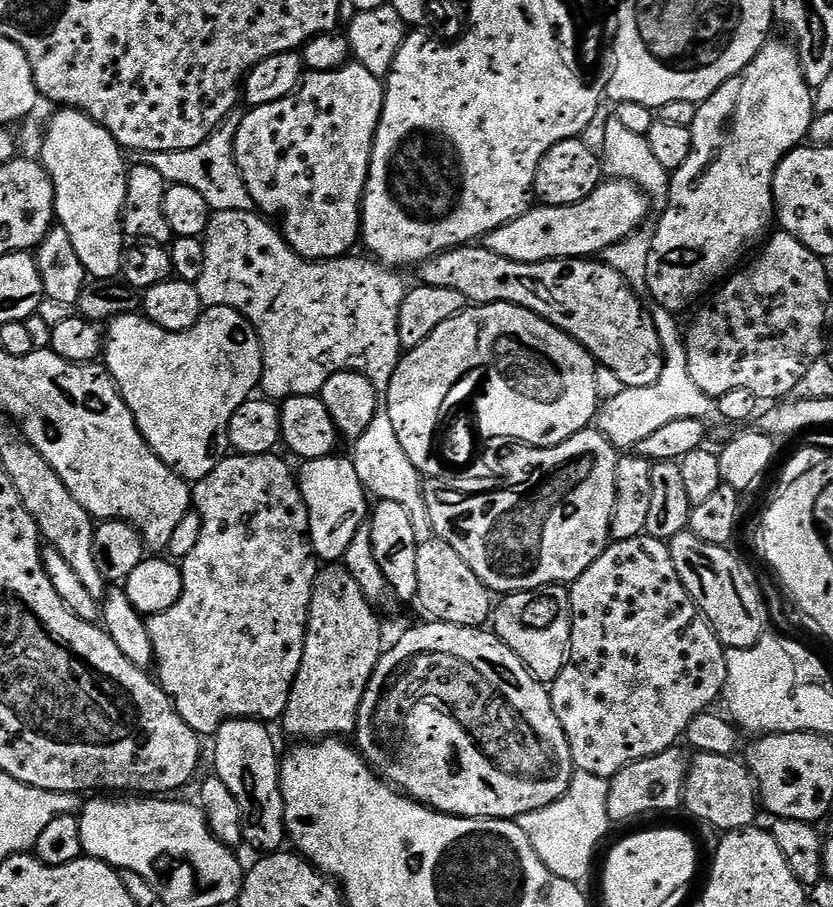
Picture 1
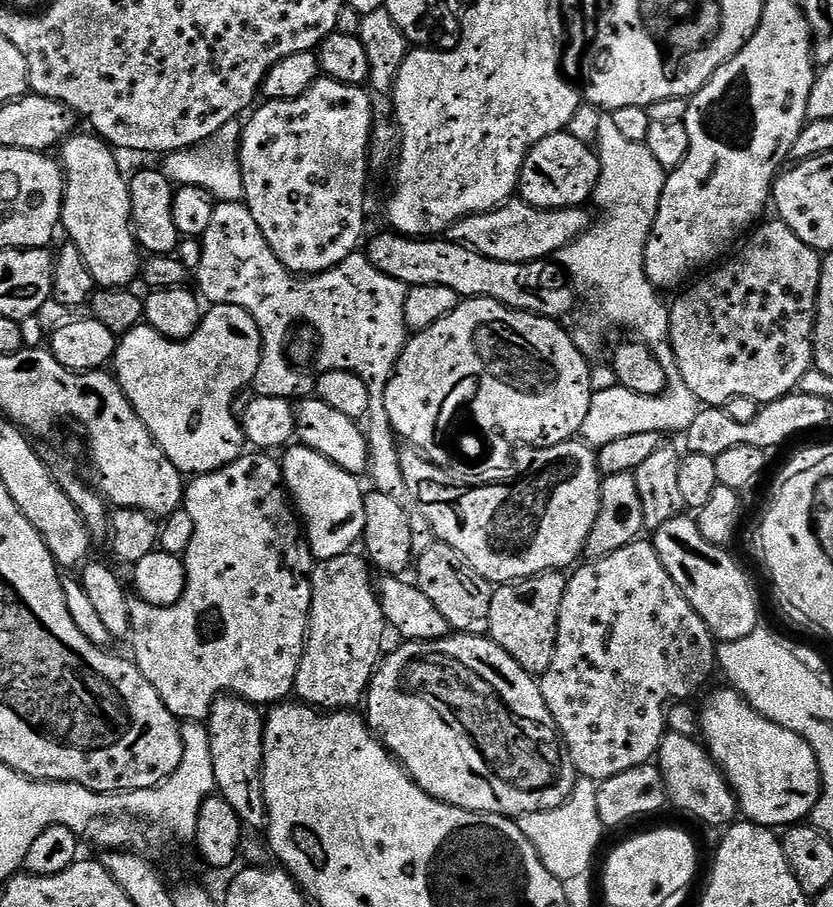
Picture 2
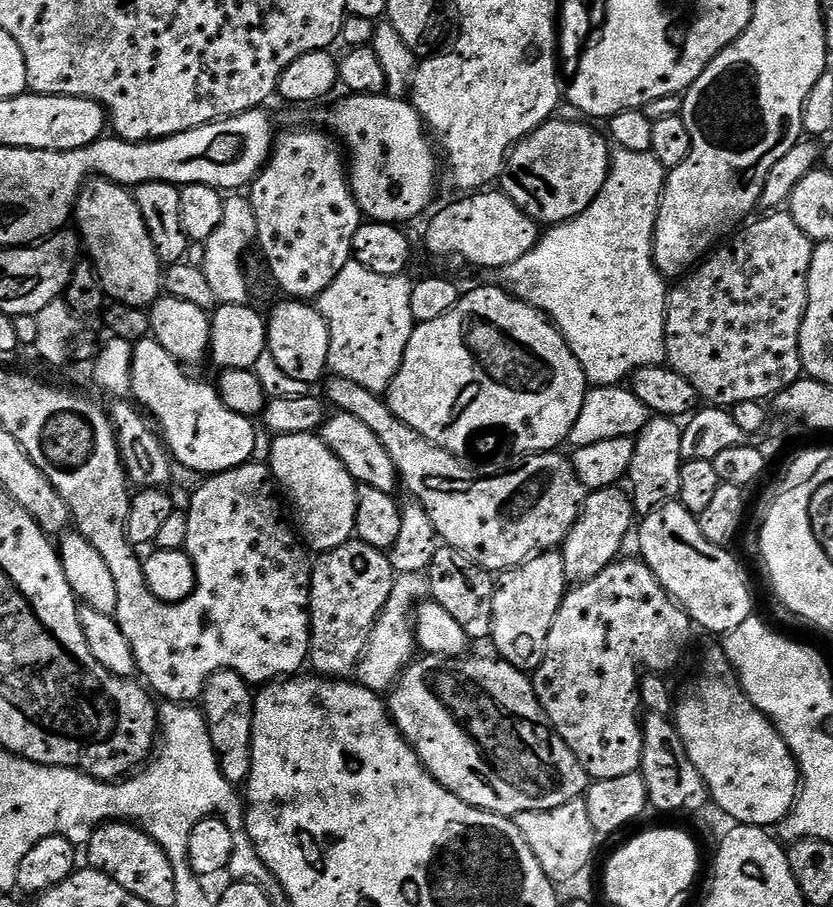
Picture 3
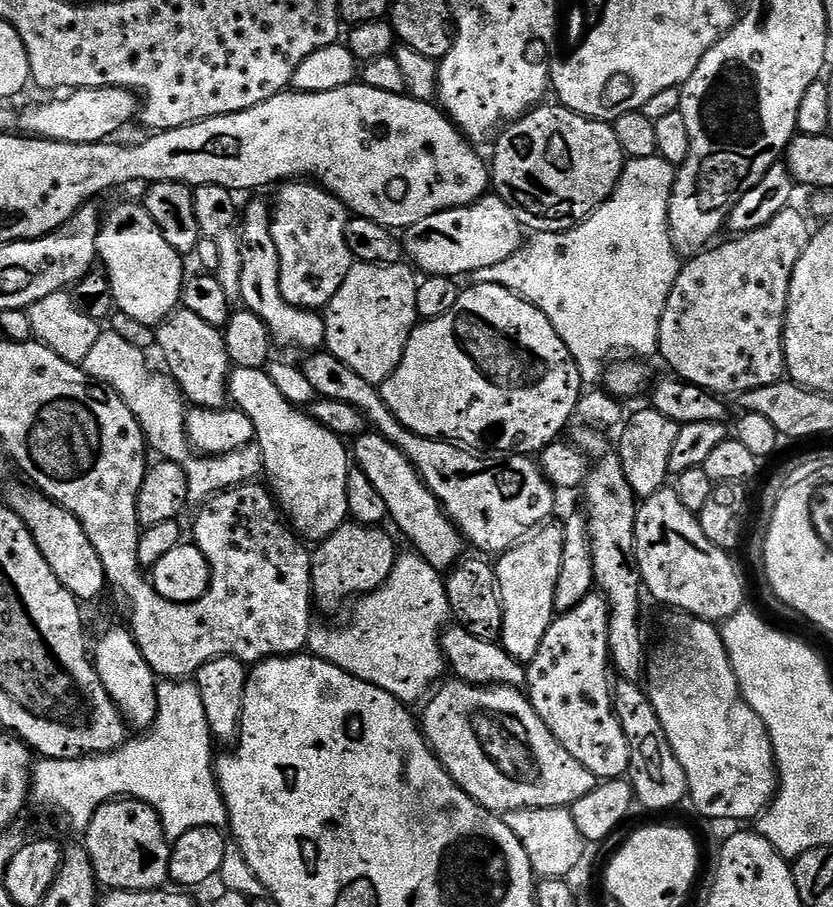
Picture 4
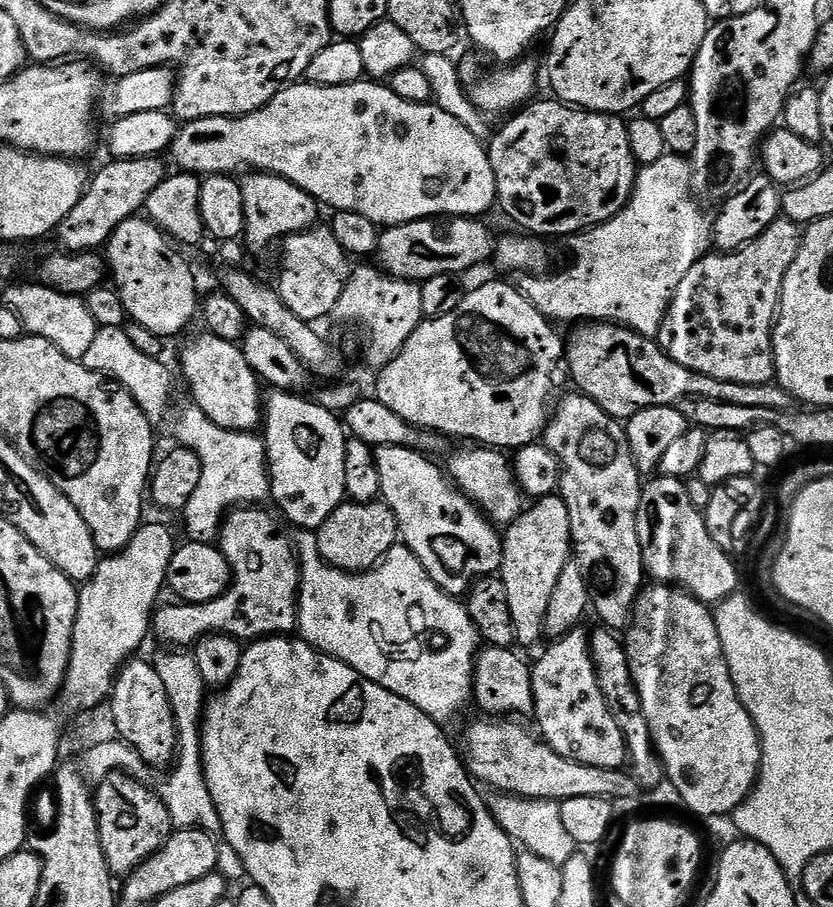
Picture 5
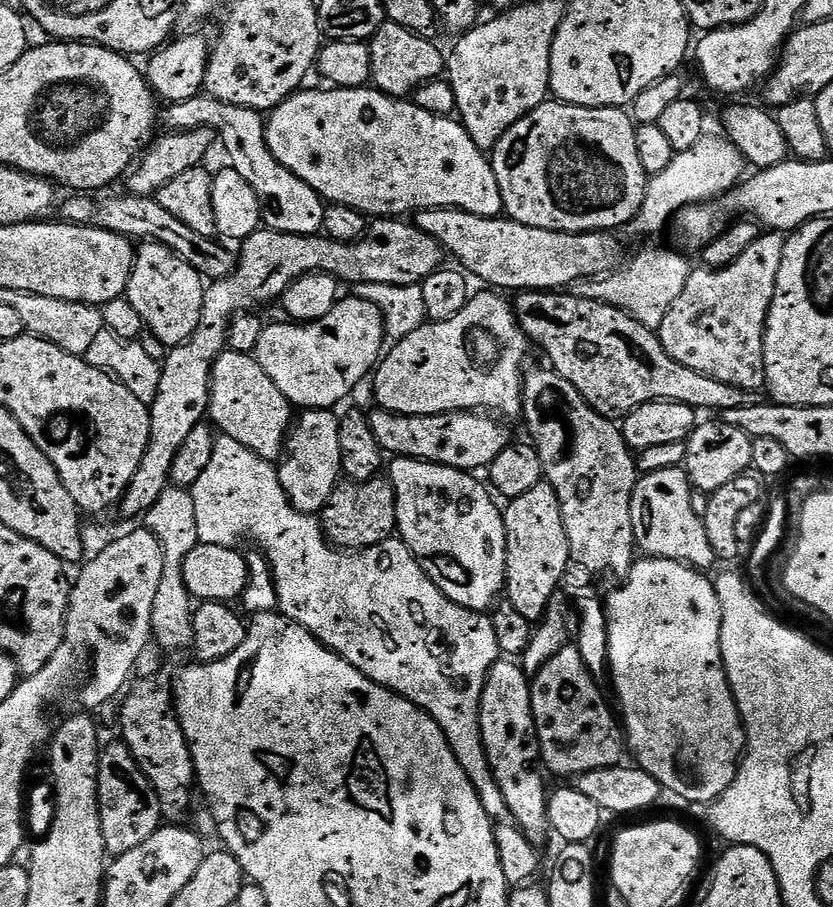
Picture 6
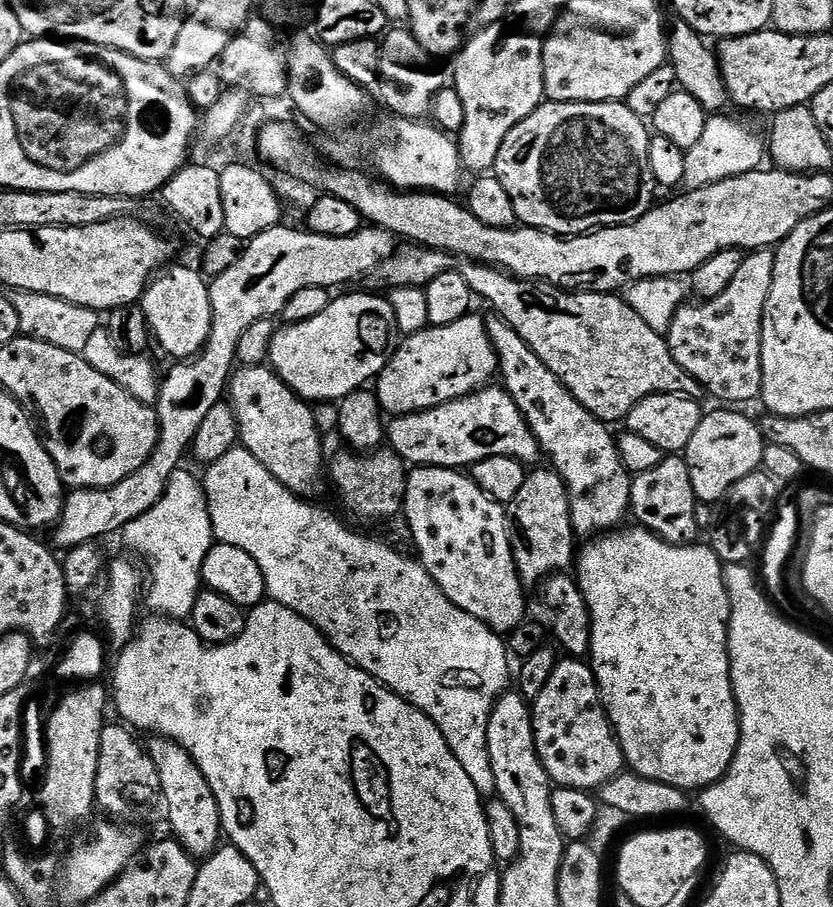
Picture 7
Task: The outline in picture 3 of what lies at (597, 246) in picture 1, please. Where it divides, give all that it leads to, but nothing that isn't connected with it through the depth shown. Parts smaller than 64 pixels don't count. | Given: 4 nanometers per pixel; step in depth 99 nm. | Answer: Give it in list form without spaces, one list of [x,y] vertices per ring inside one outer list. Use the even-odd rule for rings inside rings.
[[[481,190],[475,194],[465,195],[464,200],[456,200],[449,208],[444,208],[428,224],[424,232],[424,244],[436,256],[461,256],[468,264],[476,268],[493,268],[499,270],[518,262],[522,254],[530,254],[542,235],[541,225],[529,216],[504,195],[500,190]]]

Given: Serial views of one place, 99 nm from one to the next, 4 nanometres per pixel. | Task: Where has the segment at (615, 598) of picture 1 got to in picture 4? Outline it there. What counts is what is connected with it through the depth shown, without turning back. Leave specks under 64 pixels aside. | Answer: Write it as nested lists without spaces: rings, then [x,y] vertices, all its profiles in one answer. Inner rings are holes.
[[[593,590],[586,598],[582,598],[582,602],[578,602],[578,606],[574,606],[574,610],[559,613],[553,619],[550,630],[546,630],[546,638],[542,638],[542,646],[538,650],[538,654],[534,654],[534,658],[526,665],[526,695],[534,706],[538,718],[542,718],[542,722],[546,722],[546,726],[550,726],[550,734],[554,734],[554,738],[558,738],[558,742],[562,742],[562,746],[566,746],[566,751],[574,754],[574,758],[578,758],[578,762],[582,762],[582,766],[586,766],[586,770],[590,770],[590,774],[594,774],[597,781],[600,782],[627,777],[628,767],[630,766],[630,746],[626,742],[626,734],[616,717],[614,684],[613,681],[608,681],[608,668],[610,672],[609,638],[610,614],[608,613],[608,600],[599,591]]]

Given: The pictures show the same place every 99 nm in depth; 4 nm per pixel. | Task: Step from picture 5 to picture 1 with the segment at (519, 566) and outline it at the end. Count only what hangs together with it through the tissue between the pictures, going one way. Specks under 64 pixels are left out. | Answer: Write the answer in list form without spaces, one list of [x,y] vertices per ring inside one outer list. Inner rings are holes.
[[[547,584],[525,592],[510,592],[494,608],[494,631],[498,639],[530,670],[534,679],[545,686],[551,686],[562,674],[568,661],[568,647],[572,633],[572,607],[570,592],[565,585]]]

